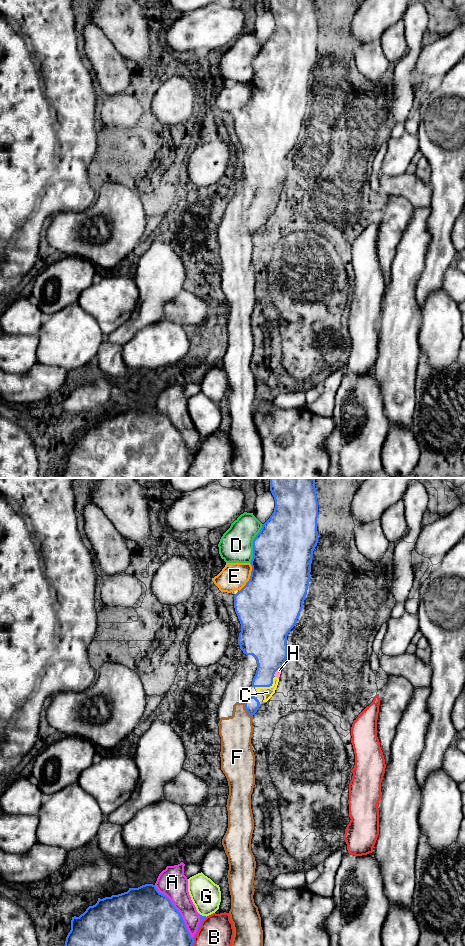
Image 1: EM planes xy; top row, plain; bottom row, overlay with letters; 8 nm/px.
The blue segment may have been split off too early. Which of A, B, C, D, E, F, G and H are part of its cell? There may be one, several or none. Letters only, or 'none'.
none

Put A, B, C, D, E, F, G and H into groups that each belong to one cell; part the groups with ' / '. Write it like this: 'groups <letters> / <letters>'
groups A / B / C H / D E / F / G

